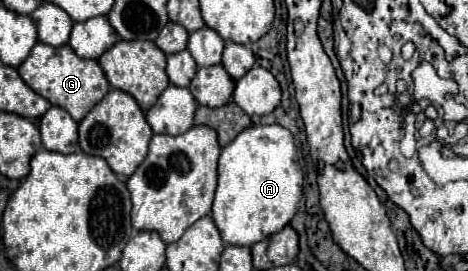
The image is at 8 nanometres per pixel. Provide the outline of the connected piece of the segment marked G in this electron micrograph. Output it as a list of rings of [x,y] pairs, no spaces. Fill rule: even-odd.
[[[37,42],[31,54],[27,56],[27,60],[17,70],[35,92],[47,98],[53,106],[67,110],[75,122],[81,122],[83,116],[109,92],[109,82],[99,62],[79,58],[67,44],[55,48],[55,46]]]

